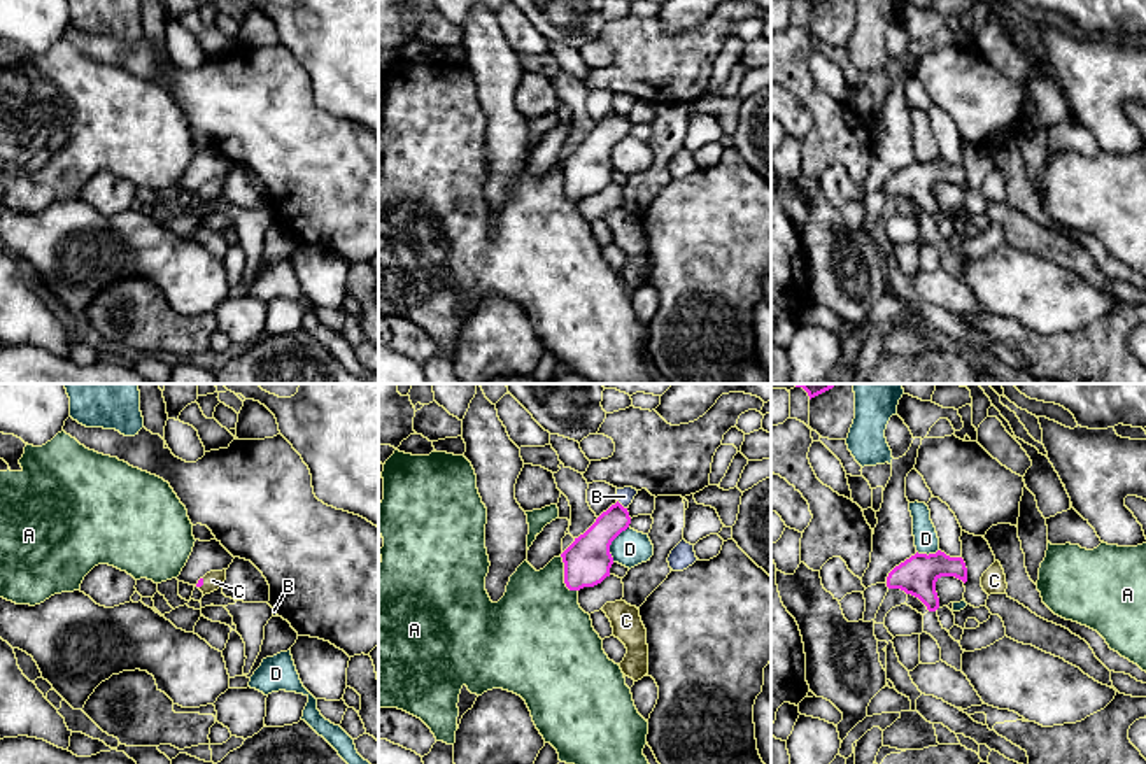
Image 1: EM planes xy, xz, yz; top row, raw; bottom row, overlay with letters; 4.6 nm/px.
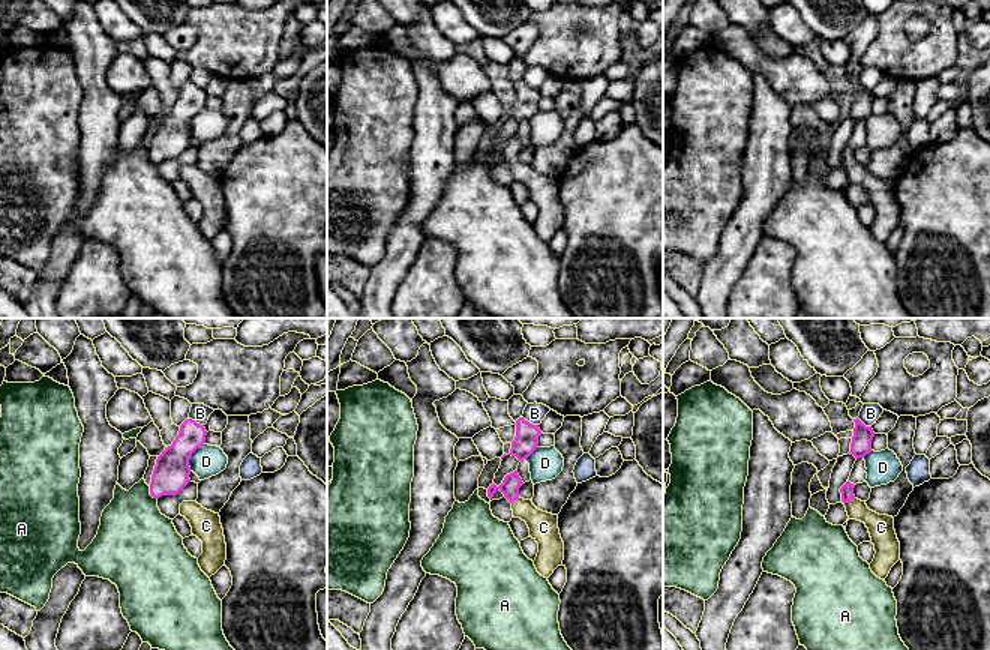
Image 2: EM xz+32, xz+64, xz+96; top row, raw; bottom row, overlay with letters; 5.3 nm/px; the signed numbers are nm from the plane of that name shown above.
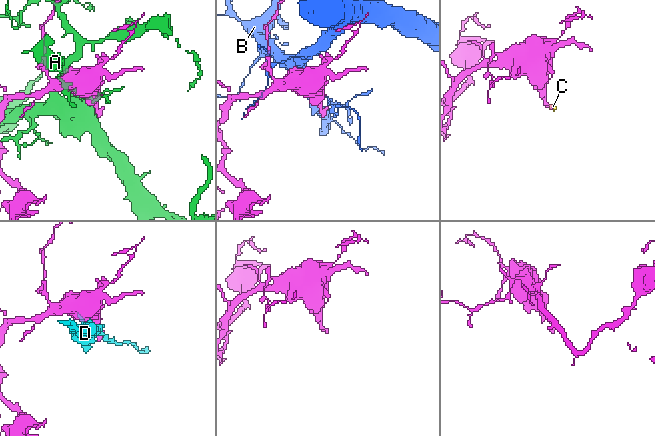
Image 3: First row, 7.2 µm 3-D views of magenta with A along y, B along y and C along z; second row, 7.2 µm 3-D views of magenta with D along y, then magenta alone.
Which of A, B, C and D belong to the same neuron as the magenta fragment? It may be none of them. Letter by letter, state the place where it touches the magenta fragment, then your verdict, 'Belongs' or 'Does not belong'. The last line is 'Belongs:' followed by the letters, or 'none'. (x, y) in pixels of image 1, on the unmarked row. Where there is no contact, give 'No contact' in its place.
A: Touches magenta at xz (565, 184). Does not belong
B: Touches magenta at xz (621, 113). Does not belong
C: Touches magenta at xy (202, 191). Belongs
D: Touches magenta at xz (610, 151). Does not belong
Belongs: C

